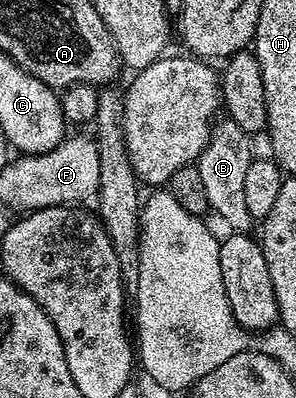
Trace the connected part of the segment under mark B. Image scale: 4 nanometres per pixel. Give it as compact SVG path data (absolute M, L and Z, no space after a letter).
M229 118L219 119L211 127L208 142L196 161L204 185L204 194L208 197L209 211L211 213L215 212L227 224L227 229L244 233L249 233L251 231L250 227L255 227L256 224L252 214L248 214L248 206L244 202L244 181L248 175L250 161L255 159L256 156L256 152L250 149L250 140L252 140L251 133L240 130L240 126L236 126L236 122L232 122Z

